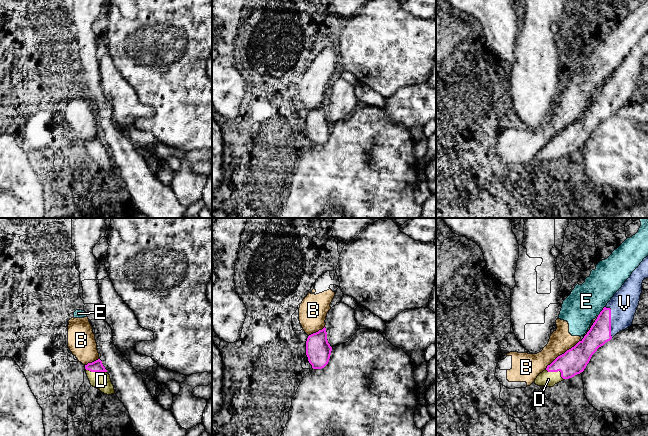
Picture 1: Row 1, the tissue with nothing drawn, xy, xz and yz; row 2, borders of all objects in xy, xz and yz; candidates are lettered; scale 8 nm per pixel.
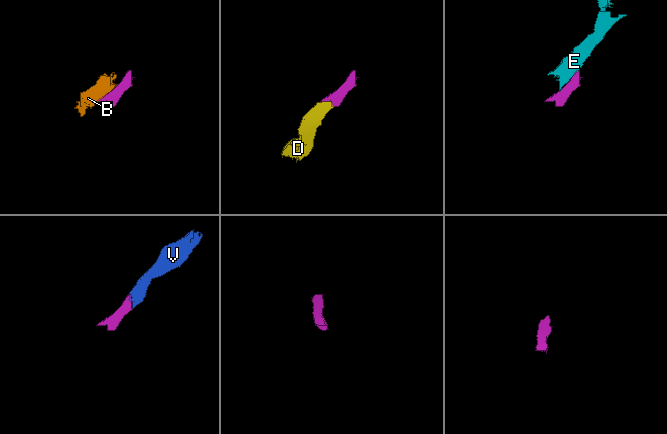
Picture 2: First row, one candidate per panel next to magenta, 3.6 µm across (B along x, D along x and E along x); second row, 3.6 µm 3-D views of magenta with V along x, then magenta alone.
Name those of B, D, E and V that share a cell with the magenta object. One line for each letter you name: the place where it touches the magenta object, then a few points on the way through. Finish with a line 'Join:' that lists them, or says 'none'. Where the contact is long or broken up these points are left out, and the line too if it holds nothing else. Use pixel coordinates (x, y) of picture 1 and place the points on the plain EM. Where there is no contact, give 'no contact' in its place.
D: yz (557, 147) | across yz (574, 137), (557, 147), (547, 155)
V: yz (610, 97) | across yz (600, 108), (610, 97), (619, 88), (624, 79)
Join: D, V

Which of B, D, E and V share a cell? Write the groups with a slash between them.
B E / D V

